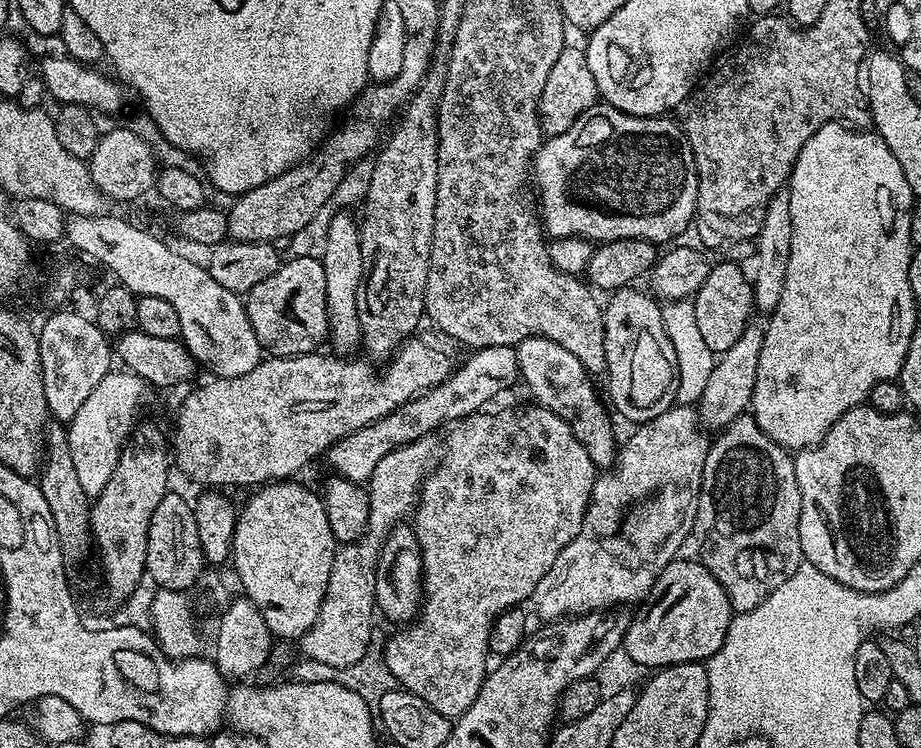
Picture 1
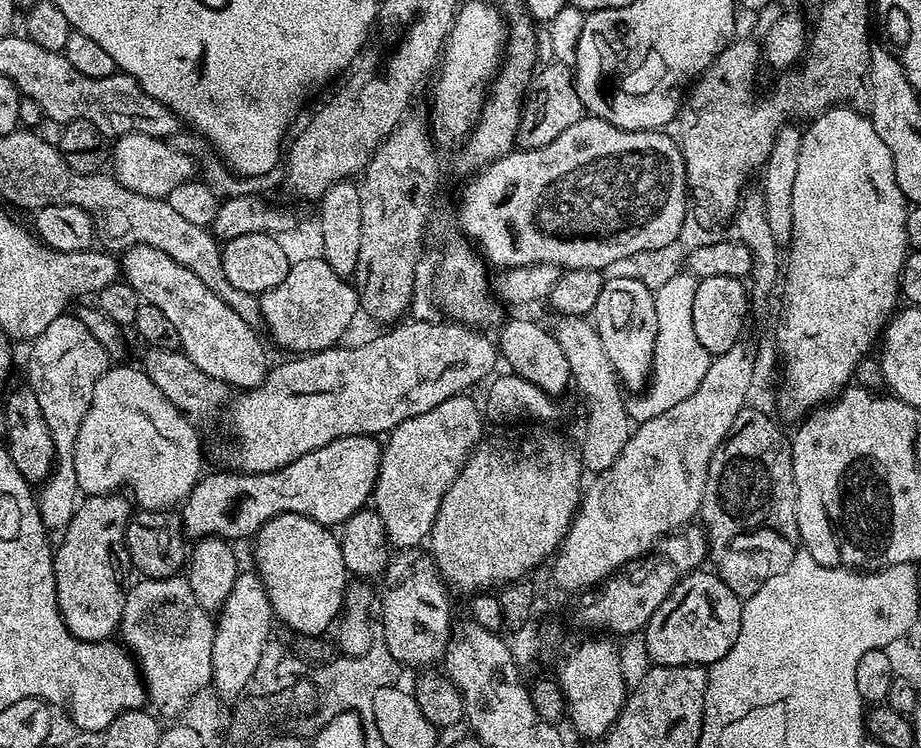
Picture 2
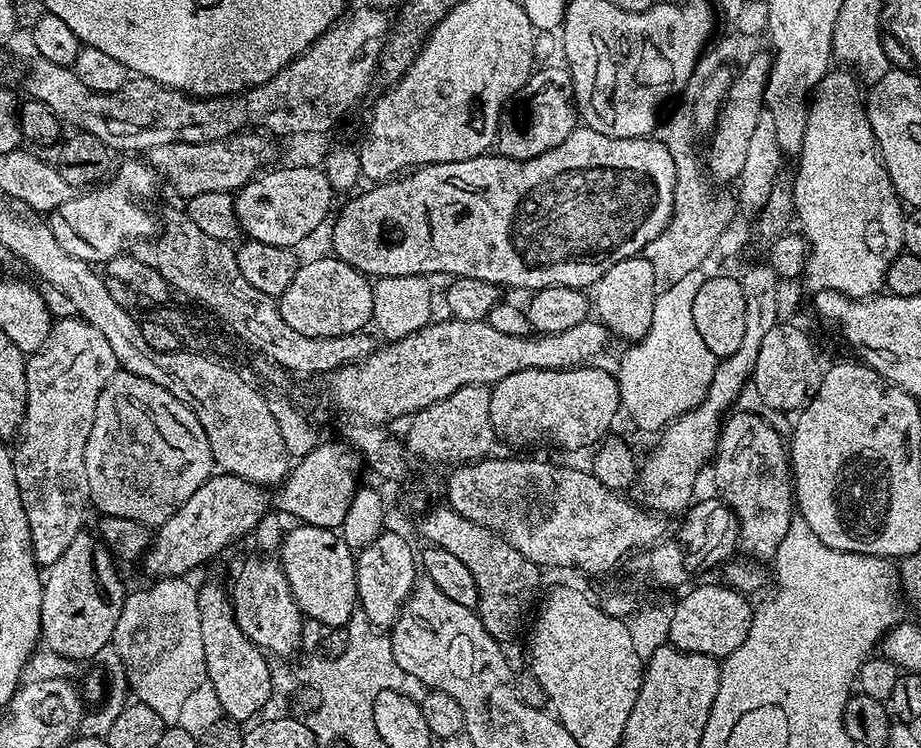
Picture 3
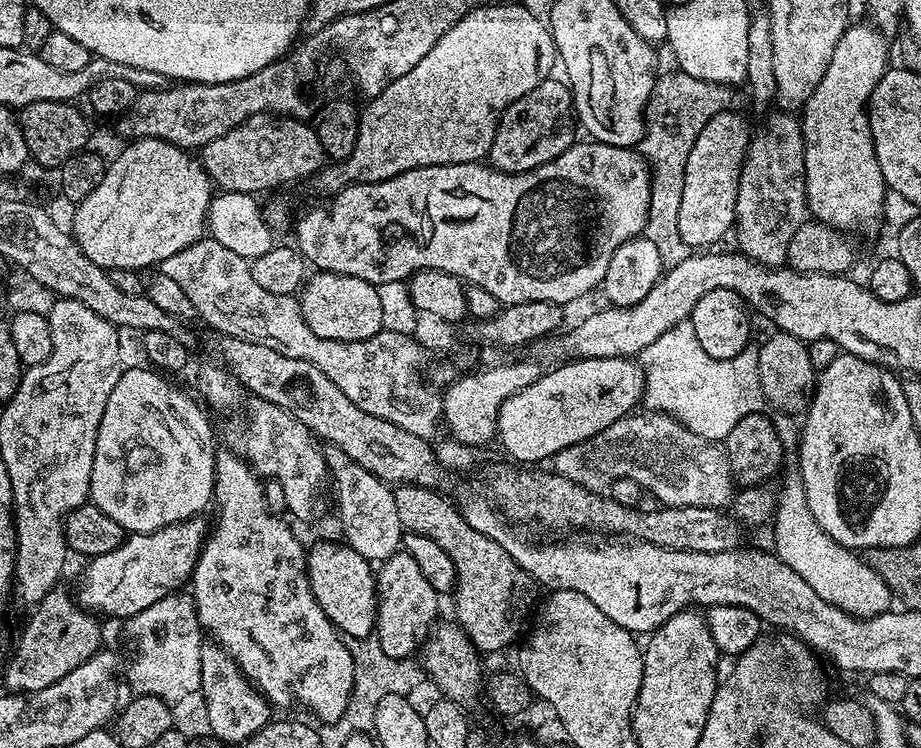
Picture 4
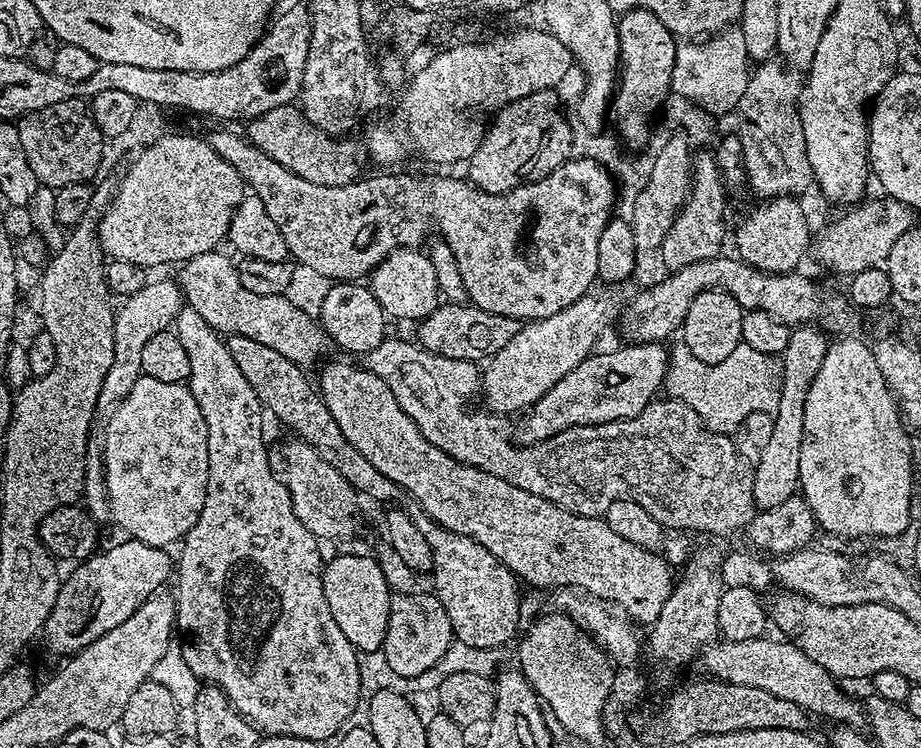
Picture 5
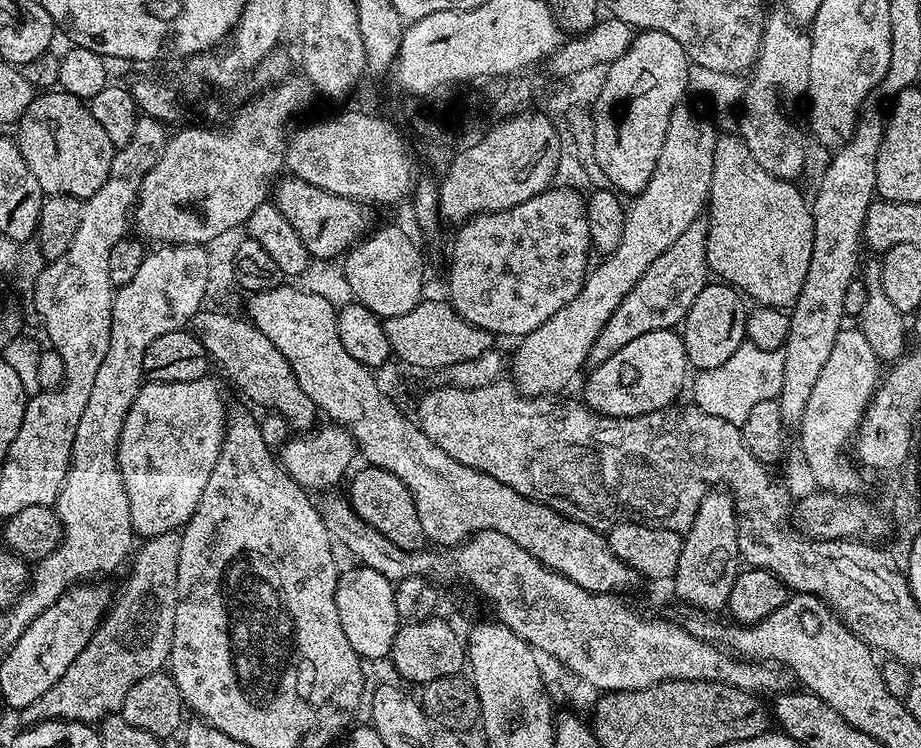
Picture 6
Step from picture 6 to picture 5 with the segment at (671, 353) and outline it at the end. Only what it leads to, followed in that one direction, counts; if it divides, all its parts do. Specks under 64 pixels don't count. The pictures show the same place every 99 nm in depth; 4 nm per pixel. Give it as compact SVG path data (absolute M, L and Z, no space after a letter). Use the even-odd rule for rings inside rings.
M629 343L628 348L616 348L613 352L597 351L587 356L581 364L576 366L558 386L552 386L538 402L523 413L520 428L518 424L518 440L521 445L541 444L543 440L565 432L567 428L590 426L591 424L605 424L615 420L633 420L646 406L661 395L664 388L664 376L668 373L669 349L663 343L634 344Z

